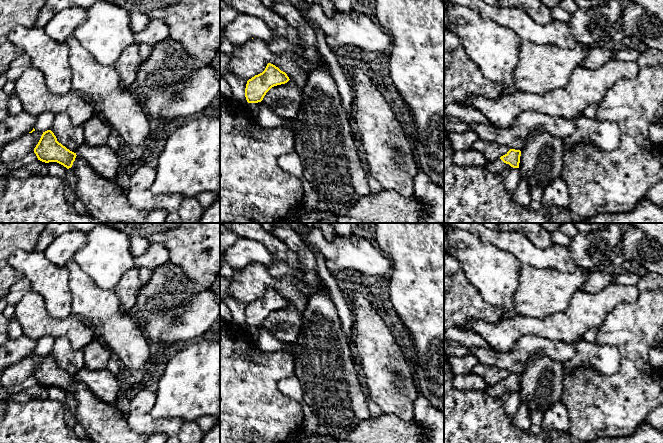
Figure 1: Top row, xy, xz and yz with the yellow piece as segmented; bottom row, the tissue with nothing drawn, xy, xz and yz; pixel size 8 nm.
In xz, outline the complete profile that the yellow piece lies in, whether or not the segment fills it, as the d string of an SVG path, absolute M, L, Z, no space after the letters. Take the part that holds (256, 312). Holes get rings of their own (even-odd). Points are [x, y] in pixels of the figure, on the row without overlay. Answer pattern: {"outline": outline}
{"outline": "M268 287L265 294L247 305L245 321L248 327L261 326L274 310L285 308L289 301L275 289Z"}

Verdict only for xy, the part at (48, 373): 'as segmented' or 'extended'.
as segmented

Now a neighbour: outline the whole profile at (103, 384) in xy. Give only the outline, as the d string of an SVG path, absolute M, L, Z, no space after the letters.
M82 367L75 377L103 402L114 404L117 400L120 390L119 381L117 375L112 374L109 370L93 371Z

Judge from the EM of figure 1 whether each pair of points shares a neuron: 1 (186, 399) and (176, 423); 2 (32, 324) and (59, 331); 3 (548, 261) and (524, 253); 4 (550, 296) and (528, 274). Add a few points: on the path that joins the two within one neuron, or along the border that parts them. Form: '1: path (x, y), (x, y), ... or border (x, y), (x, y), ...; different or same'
1: border (154, 418), (178, 417), (184, 420); different
2: path (39, 324), (52, 326); same
3: path (542, 258), (530, 255); same
4: path (545, 291), (533, 279); same

